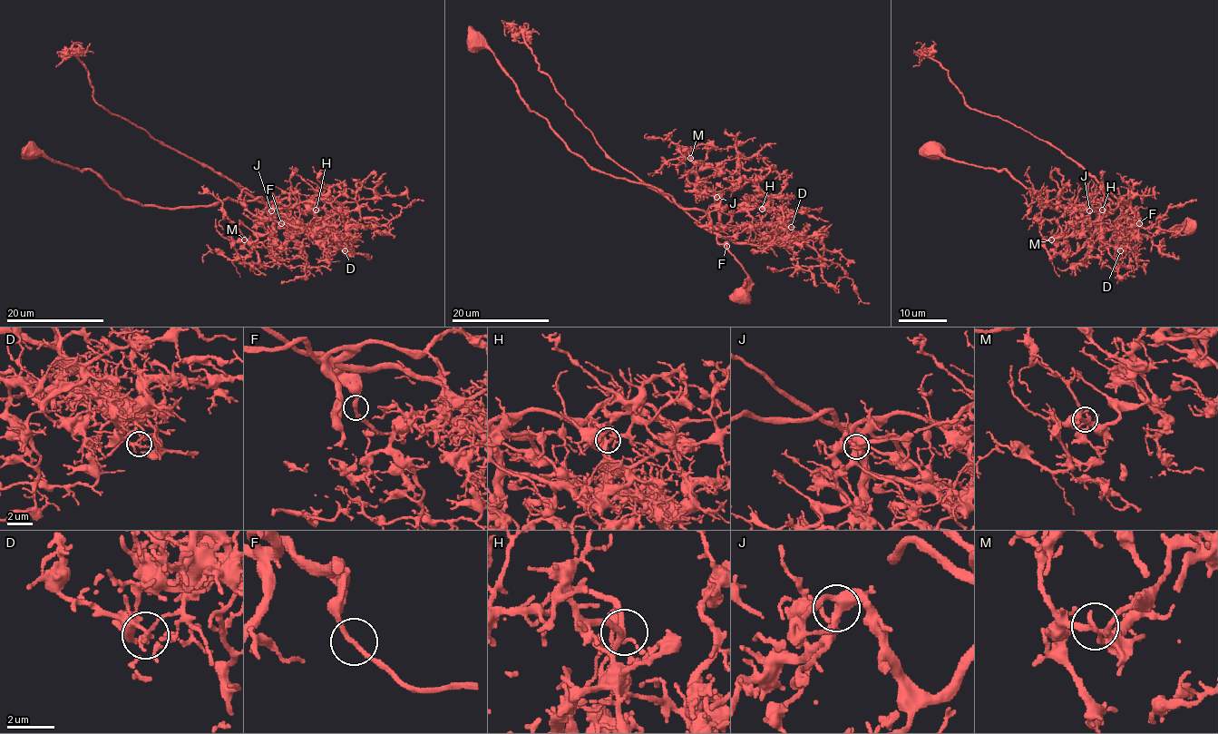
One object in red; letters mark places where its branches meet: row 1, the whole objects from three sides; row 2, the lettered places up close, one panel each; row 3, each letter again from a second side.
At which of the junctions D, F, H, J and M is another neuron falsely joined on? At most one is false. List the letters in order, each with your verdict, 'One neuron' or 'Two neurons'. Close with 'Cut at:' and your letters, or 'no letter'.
D: Two neurons
F: One neuron
H: One neuron
J: One neuron
M: One neuron
Cut at: D

